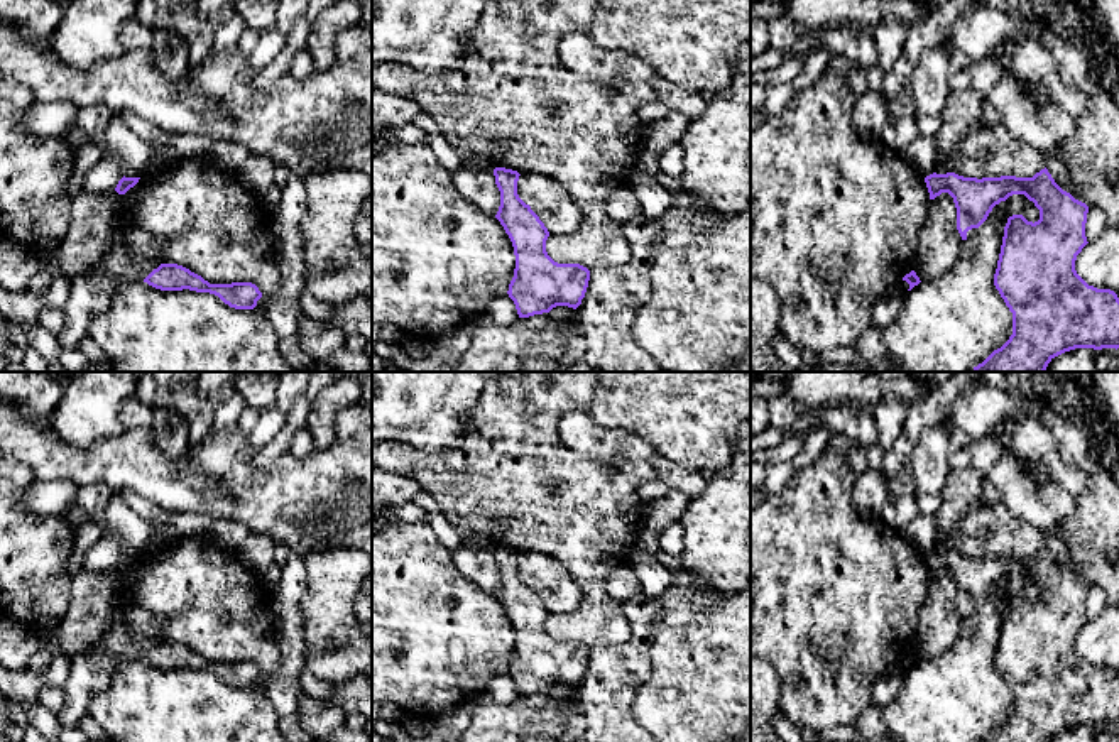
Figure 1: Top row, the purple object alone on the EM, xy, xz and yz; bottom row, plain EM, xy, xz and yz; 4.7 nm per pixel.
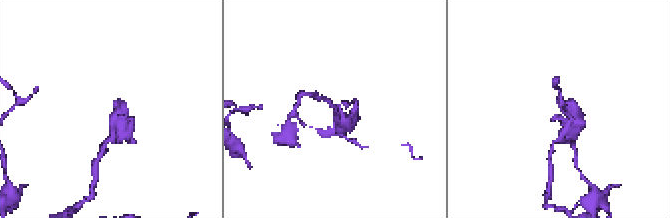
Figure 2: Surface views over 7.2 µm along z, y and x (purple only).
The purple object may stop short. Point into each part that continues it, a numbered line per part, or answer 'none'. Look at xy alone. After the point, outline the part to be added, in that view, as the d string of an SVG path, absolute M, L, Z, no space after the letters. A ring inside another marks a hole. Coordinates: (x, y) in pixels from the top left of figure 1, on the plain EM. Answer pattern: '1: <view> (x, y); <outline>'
none

